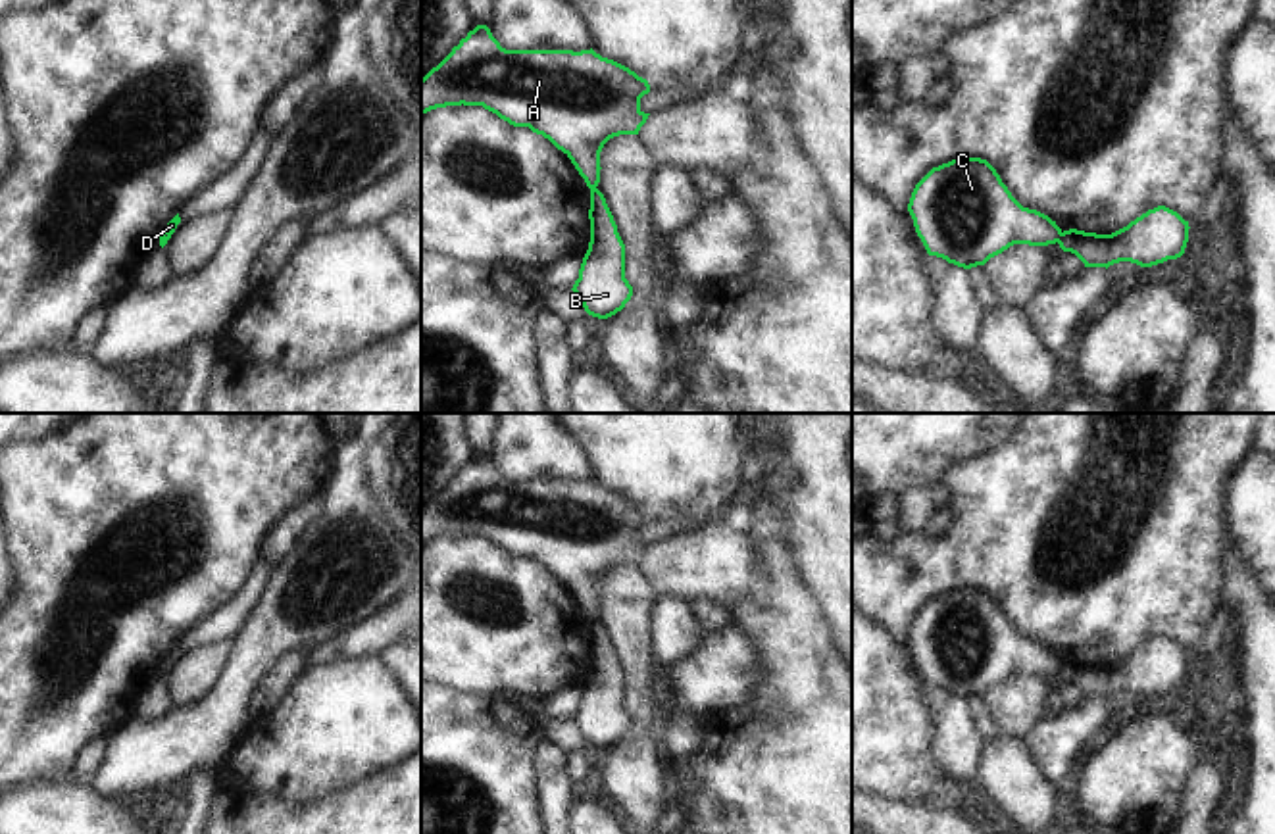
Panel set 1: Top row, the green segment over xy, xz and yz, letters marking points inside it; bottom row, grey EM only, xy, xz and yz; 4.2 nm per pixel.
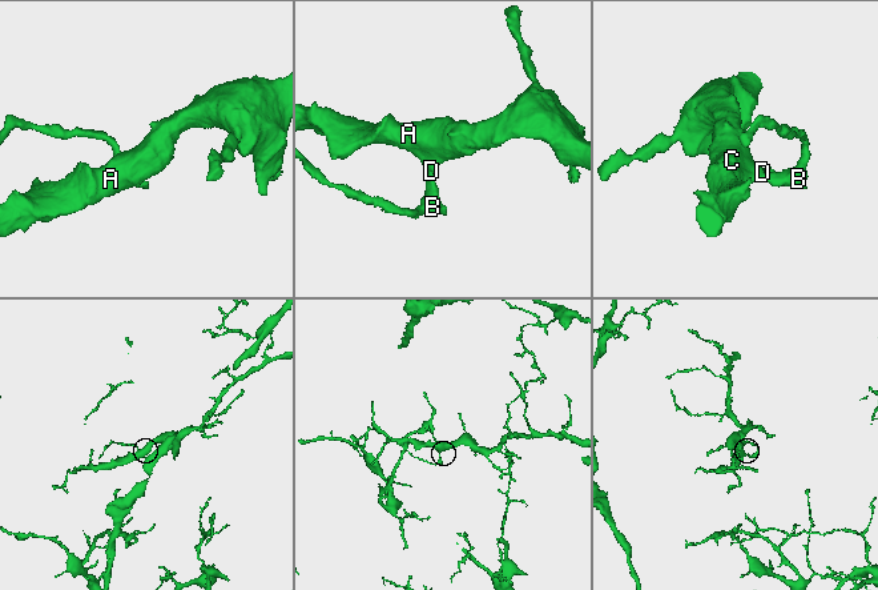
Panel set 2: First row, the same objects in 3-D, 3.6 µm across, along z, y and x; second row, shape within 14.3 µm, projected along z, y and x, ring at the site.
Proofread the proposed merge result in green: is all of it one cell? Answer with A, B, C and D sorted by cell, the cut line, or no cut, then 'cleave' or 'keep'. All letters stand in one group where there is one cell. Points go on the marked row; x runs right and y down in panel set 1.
A C D / B | yz (1062, 233), (1058, 243) | cleave

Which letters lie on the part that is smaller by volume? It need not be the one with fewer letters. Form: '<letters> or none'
B

